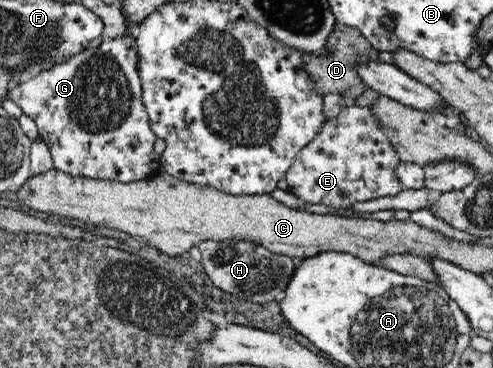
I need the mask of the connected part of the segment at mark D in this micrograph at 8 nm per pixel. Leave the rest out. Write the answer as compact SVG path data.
M336 23L331 30L331 34L327 36L325 40L325 52L323 54L313 54L312 52L304 52L301 50L302 67L306 71L306 74L310 77L310 80L314 82L314 92L321 97L329 96L329 94L340 94L348 100L352 100L353 103L356 99L363 95L364 91L369 89L369 86L365 85L363 79L359 77L359 66L361 63L381 62L379 52L372 48L372 44L364 37L364 34L355 26L347 26L341 23Z

